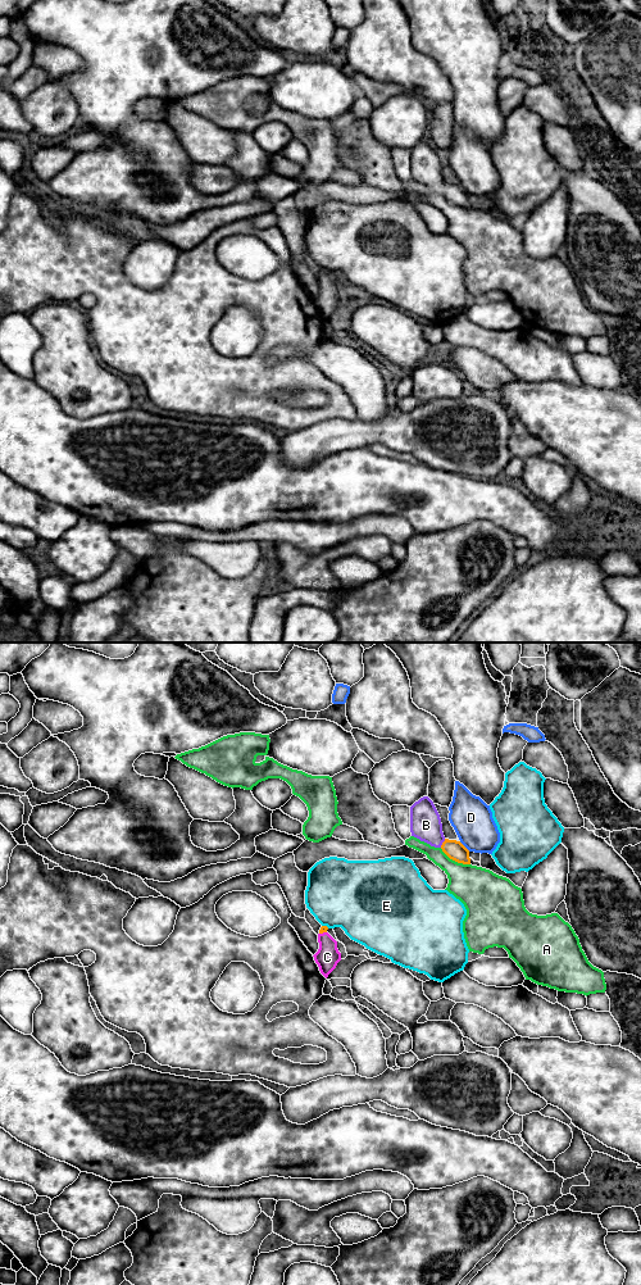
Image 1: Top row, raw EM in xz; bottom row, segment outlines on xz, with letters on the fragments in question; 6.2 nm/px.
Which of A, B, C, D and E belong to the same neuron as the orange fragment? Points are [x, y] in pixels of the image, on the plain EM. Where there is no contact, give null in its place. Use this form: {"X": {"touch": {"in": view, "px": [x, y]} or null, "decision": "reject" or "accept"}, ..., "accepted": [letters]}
{"A": {"touch": {"in": "xz", "px": [455, 204]}, "decision": "reject"}, "B": {"touch": {"in": "xz", "px": [442, 186]}, "decision": "reject"}, "C": {"touch": {"in": "xz", "px": [322, 276]}, "decision": "accept"}, "D": {"touch": {"in": "xz", "px": [463, 189]}, "decision": "reject"}, "E": {"touch": {"in": "xz", "px": [326, 269]}, "decision": "reject"}, "accepted": ["C"]}

